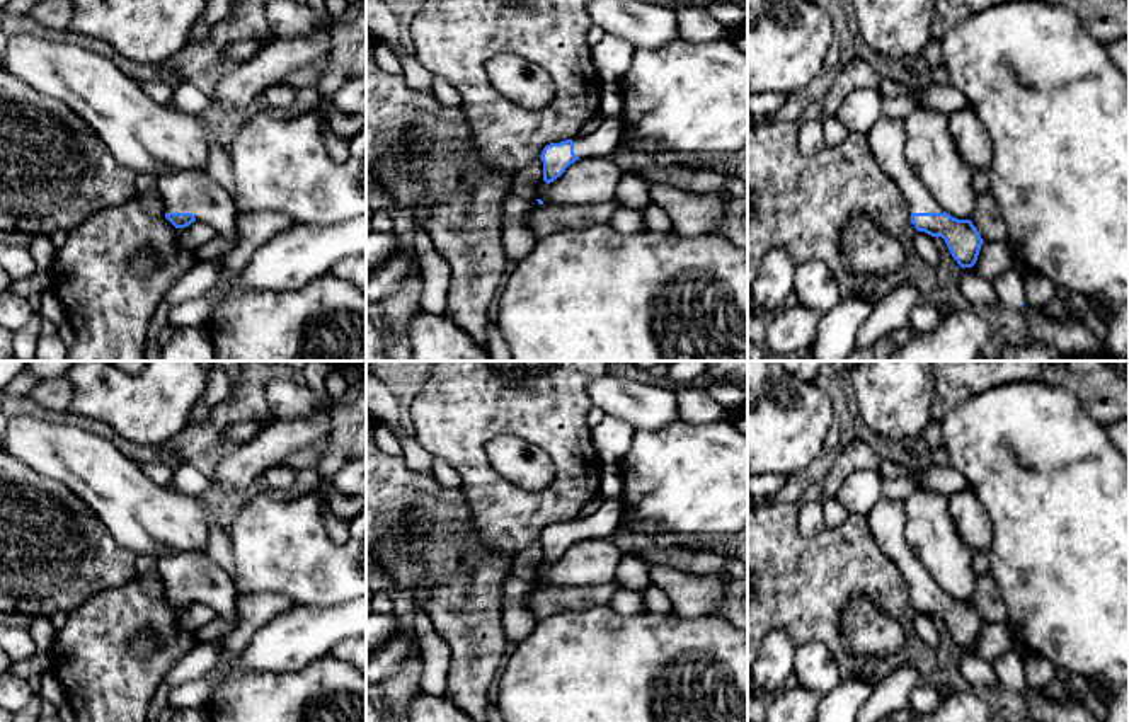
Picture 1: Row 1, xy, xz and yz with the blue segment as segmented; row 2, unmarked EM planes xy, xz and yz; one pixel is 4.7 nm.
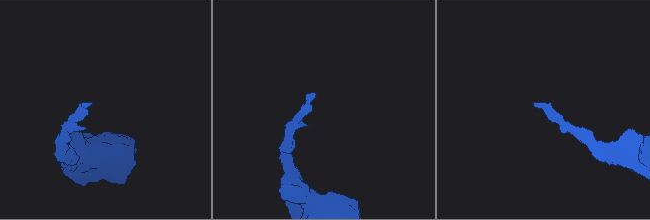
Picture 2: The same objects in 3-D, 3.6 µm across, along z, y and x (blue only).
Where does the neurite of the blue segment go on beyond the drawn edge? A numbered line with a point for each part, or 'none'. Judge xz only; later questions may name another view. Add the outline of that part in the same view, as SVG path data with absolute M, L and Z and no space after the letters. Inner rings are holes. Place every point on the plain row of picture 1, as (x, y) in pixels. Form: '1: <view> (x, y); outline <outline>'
1: xz (601, 523); outline M599 501L594 513L584 513L572 523L579 540L610 538L622 526L622 504L620 501Z

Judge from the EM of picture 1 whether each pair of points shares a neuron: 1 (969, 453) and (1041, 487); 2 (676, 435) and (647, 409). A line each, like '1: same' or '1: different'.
1: same
2: different

